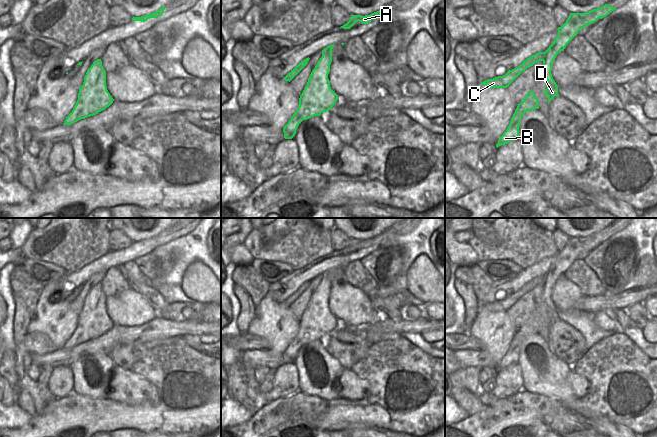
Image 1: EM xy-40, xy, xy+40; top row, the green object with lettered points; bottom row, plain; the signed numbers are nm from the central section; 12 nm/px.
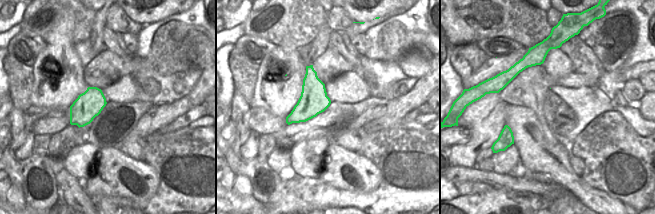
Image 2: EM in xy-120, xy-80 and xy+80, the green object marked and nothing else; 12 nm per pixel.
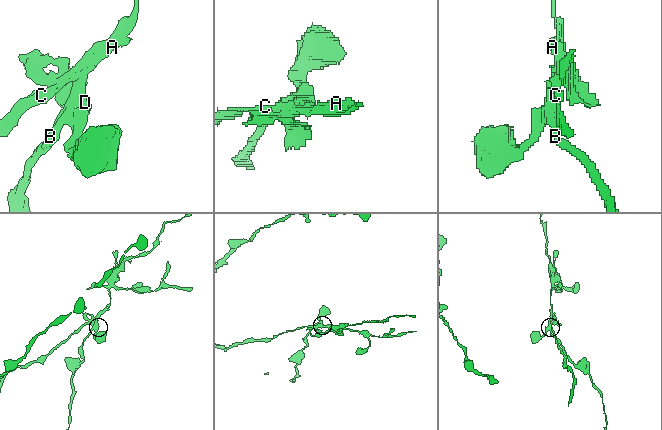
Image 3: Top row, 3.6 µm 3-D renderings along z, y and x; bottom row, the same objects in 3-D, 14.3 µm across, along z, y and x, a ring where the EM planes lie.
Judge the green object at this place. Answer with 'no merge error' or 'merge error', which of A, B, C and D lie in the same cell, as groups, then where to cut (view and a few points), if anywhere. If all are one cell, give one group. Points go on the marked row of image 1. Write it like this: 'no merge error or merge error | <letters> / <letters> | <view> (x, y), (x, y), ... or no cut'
merge error | A C / B D | xy+40 (553, 60), (547, 57), (543, 61)

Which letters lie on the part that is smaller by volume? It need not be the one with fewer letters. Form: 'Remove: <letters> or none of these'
Remove: B, D

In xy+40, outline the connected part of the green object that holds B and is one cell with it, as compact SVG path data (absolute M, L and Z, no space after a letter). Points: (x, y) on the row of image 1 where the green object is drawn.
M533 91L527 92L525 98L518 104L506 131L503 133L503 135L498 140L498 143L496 144L497 148L501 145L505 145L513 140L518 139L520 118L527 111L533 111L535 109L539 109L538 101L539 99L535 97L535 93Z

